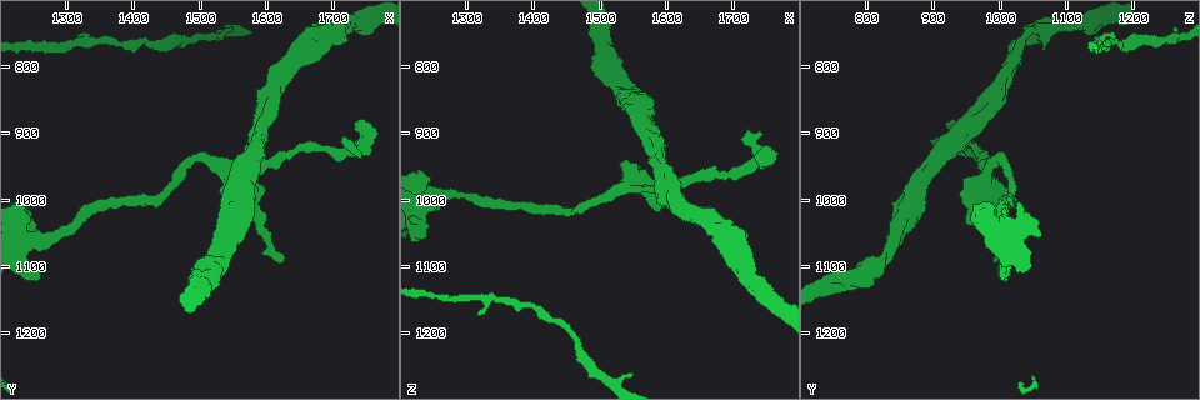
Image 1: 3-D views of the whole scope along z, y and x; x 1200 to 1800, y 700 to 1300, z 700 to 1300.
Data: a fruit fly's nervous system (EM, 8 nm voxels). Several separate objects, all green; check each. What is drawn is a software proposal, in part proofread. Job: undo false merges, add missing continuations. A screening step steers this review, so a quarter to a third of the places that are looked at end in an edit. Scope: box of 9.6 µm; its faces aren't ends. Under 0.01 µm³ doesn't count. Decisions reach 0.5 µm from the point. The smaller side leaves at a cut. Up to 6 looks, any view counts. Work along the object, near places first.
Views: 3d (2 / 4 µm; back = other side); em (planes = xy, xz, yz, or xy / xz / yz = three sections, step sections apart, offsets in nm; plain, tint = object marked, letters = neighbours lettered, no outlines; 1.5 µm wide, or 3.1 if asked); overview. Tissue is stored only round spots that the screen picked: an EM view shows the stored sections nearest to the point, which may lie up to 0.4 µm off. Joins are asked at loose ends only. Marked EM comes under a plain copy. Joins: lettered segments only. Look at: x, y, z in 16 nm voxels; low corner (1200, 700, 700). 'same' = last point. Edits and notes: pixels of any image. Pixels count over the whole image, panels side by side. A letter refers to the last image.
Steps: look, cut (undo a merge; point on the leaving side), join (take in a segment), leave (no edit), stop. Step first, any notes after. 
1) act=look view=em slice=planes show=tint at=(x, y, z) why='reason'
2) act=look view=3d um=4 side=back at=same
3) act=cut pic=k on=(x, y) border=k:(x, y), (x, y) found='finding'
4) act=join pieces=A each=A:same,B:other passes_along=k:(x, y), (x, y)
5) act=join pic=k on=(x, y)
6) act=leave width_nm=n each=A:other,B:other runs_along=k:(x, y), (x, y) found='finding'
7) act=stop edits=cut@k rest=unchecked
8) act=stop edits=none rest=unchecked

act=look view=em slice=planes show=tint at=(1545, 745, 1260) why='free end'

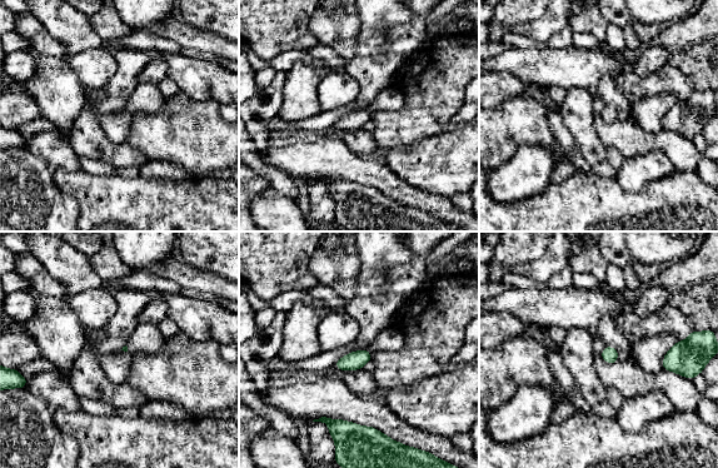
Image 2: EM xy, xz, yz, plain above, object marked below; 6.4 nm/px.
act=look view=em slice=planes show=letters at=same why='what lies round it'

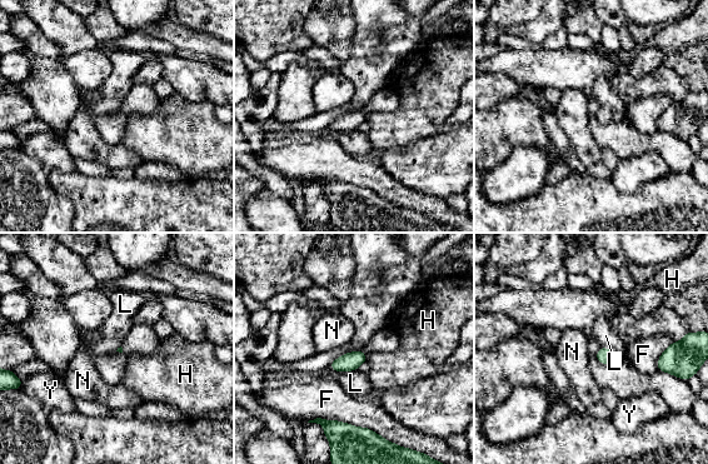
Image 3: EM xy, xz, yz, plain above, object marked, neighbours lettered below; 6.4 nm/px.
act=leave each=F:other,H:other,L:other,N:other,Y:other border=3:(601, 347), (607, 347), (612, 352) found='no lettered segment goes on from it'

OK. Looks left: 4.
act=look view=em slice=planes show=letters at=(1235, 1015, 1005) why='branch stops here'

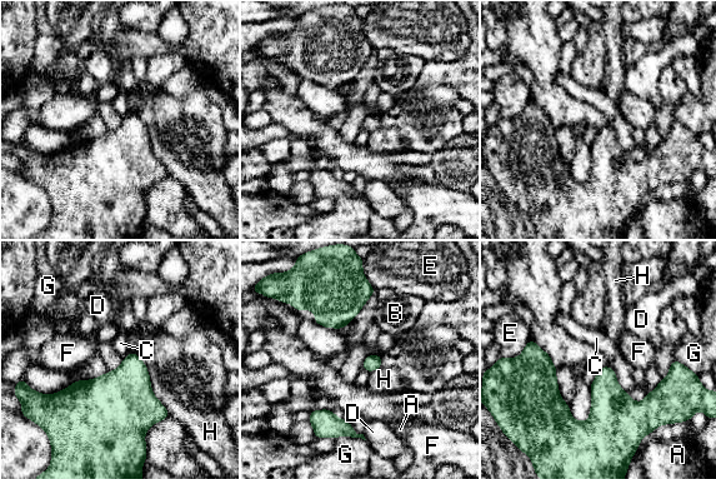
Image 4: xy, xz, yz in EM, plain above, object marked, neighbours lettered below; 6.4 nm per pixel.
act=leave each=A:other,B:other,C:other,D:other,E:other,F:other,G:other,H:other runs_along=4:(525, 354), (574, 427), (639, 414), (675, 367) found='none of them fits'

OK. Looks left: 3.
act=look view=em slice=planes show=letters at=(1260, 1125, 1005) why='free end'

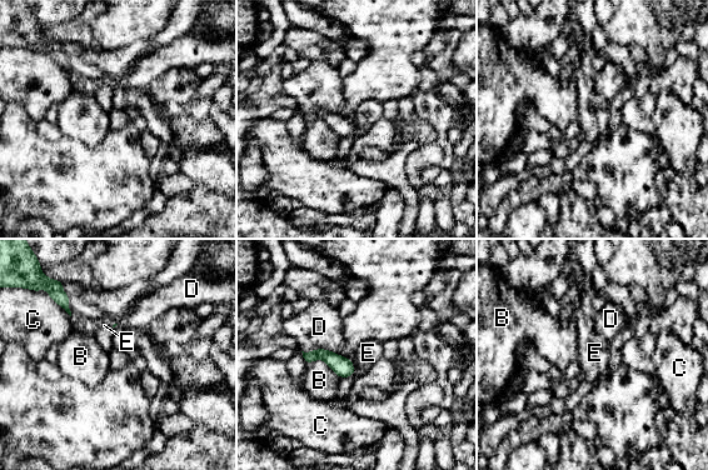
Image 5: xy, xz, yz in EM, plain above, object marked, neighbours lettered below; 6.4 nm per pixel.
act=leave each=B:other,C:other,D:other,E:other border=5:(352, 360), (353, 374), (342, 379) found='none of them fits'

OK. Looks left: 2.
act=stop edits=none rest=unchecked

